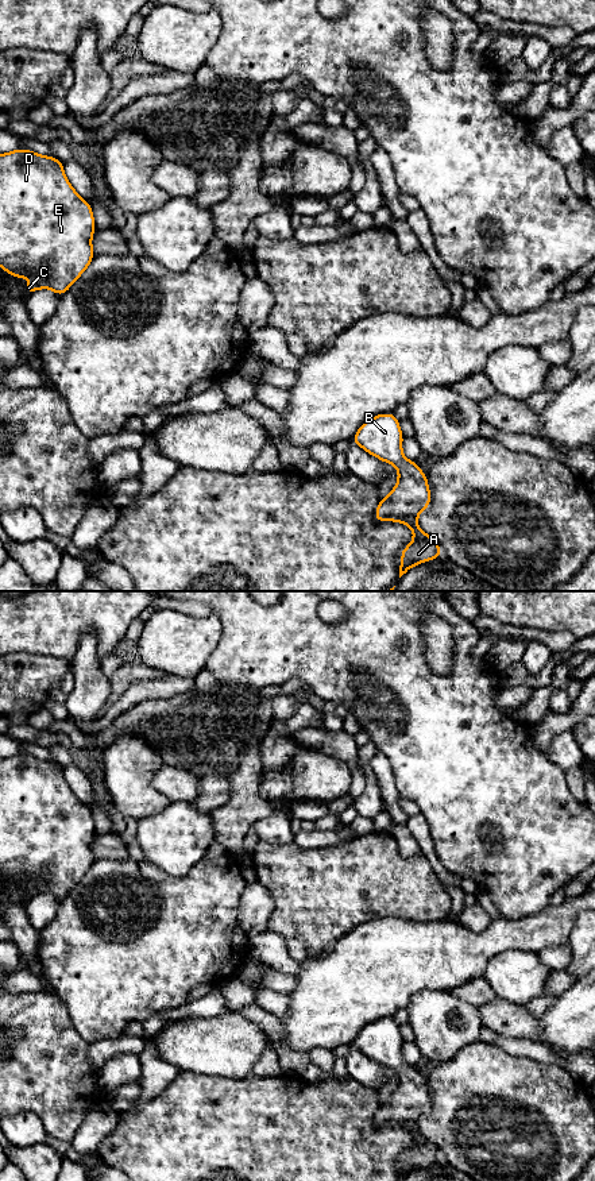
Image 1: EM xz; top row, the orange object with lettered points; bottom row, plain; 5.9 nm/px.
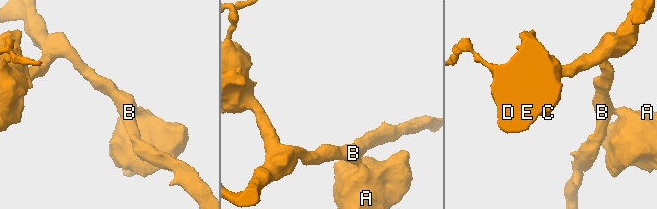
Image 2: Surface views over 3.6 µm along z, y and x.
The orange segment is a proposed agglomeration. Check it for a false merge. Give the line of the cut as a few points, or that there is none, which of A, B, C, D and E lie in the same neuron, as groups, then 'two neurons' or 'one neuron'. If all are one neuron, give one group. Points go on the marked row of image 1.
no cut; A B C D E; one neuron

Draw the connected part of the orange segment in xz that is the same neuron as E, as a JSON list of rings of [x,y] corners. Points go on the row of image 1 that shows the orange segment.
[[[26,148],[0,154],[0,267],[15,278],[42,274],[26,285],[27,296],[39,289],[65,294],[94,258],[94,231],[92,207],[67,181],[59,159]]]

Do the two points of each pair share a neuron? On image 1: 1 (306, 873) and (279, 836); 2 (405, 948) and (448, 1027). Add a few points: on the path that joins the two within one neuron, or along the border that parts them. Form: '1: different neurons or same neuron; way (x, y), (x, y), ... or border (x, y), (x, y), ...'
1: different neurons; border (258, 838), (273, 844), (292, 842)
2: different neurons; border (447, 991), (418, 991), (405, 1008)

